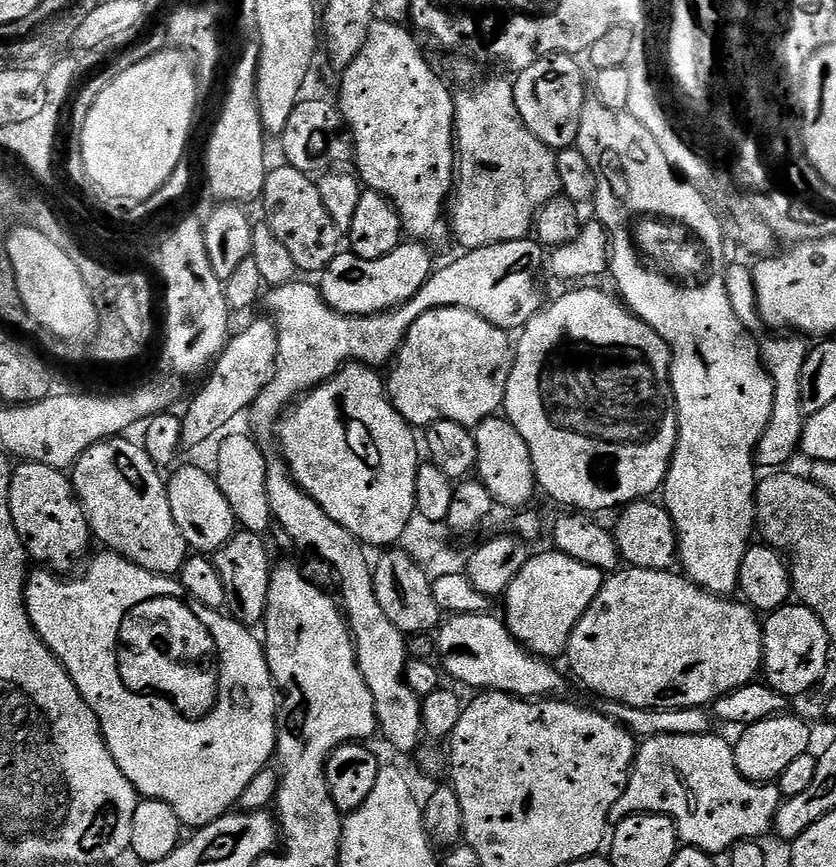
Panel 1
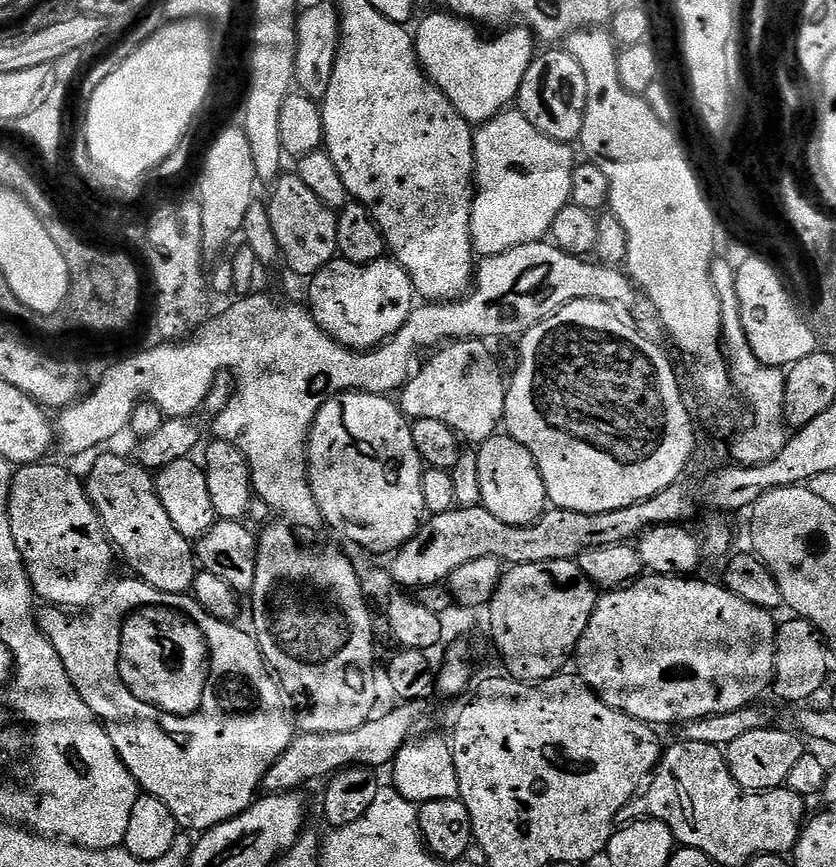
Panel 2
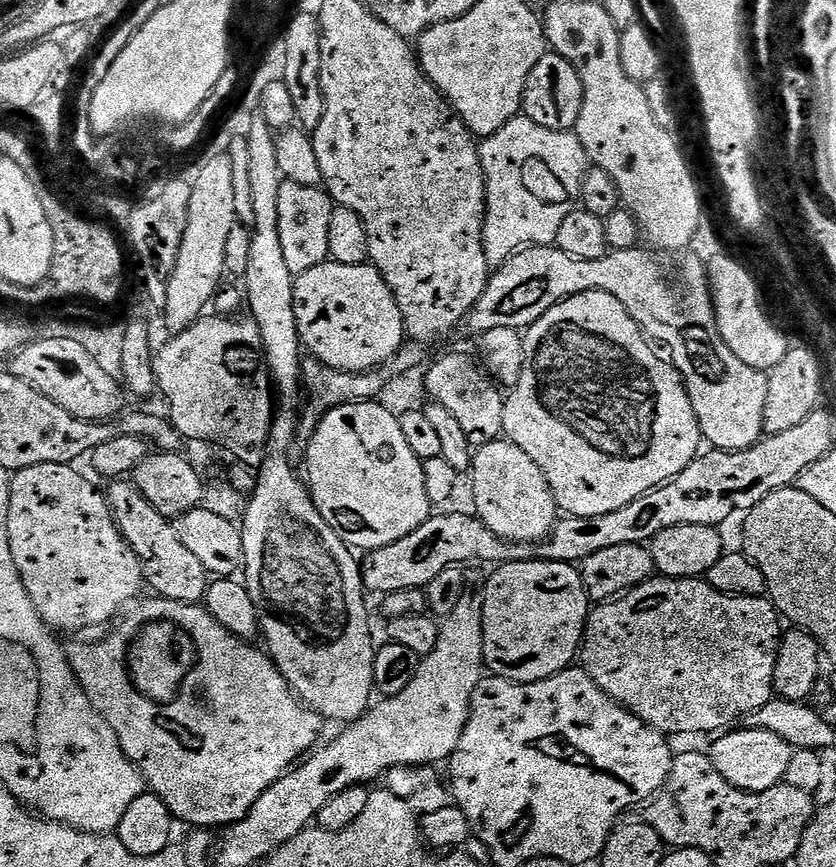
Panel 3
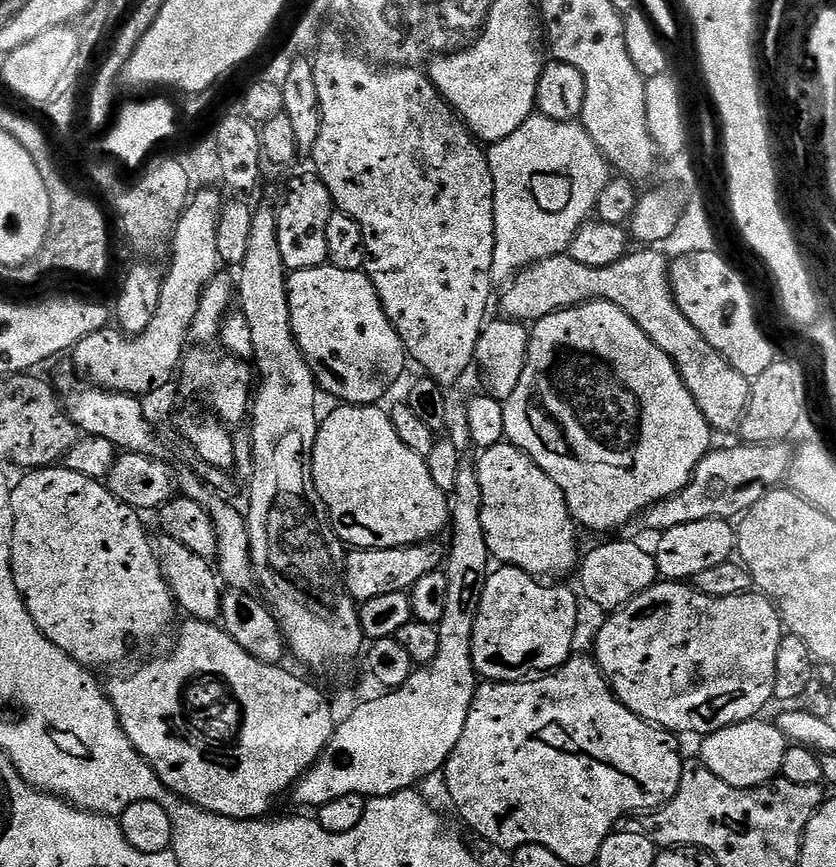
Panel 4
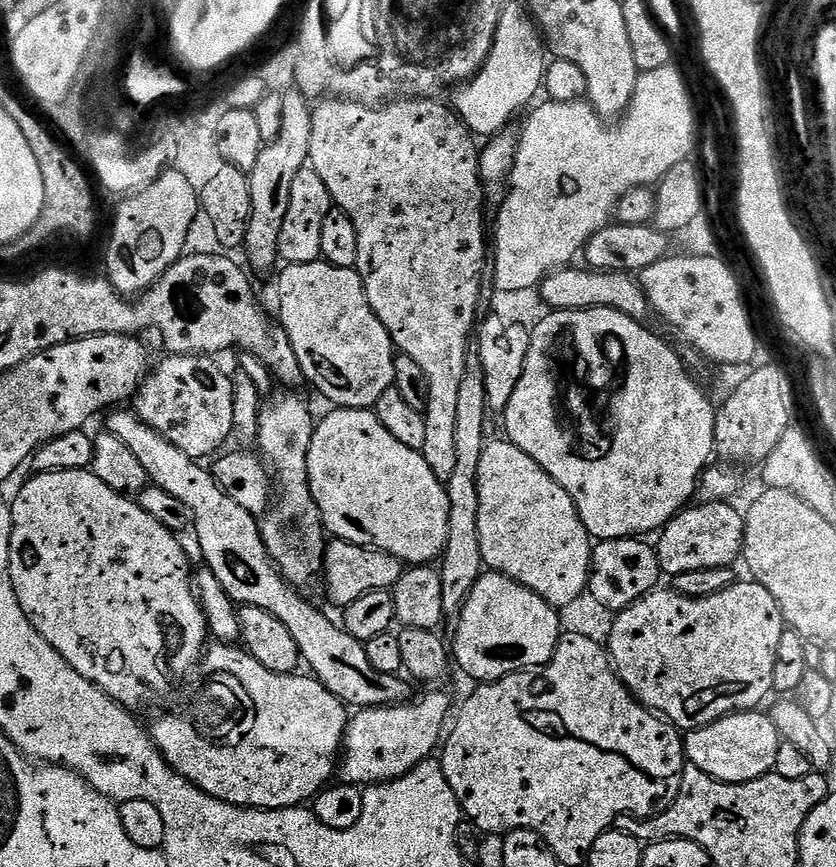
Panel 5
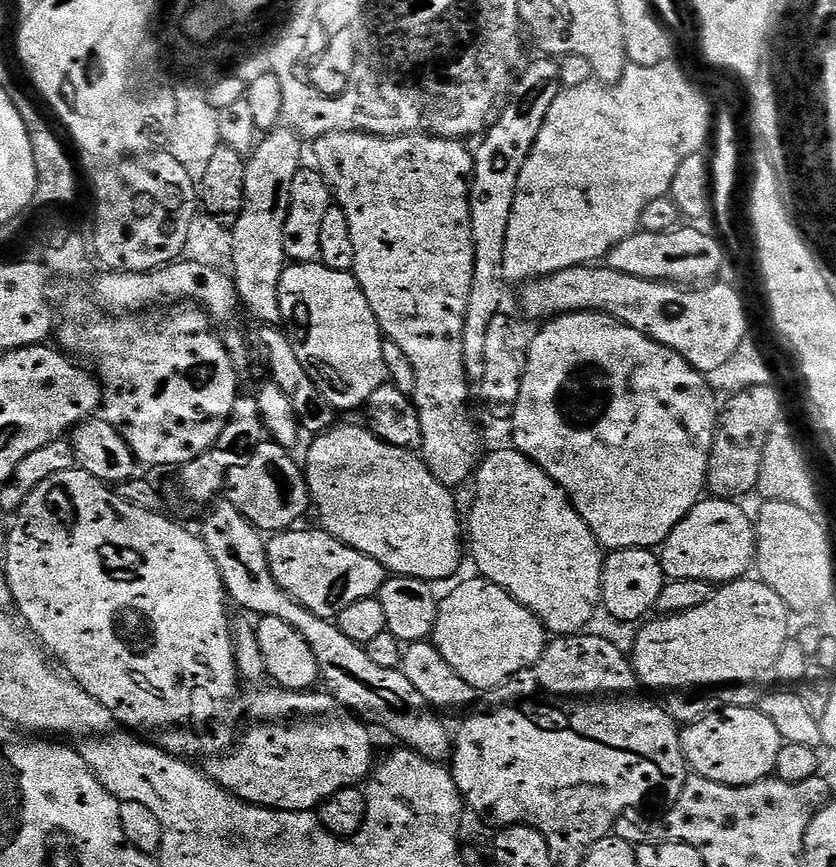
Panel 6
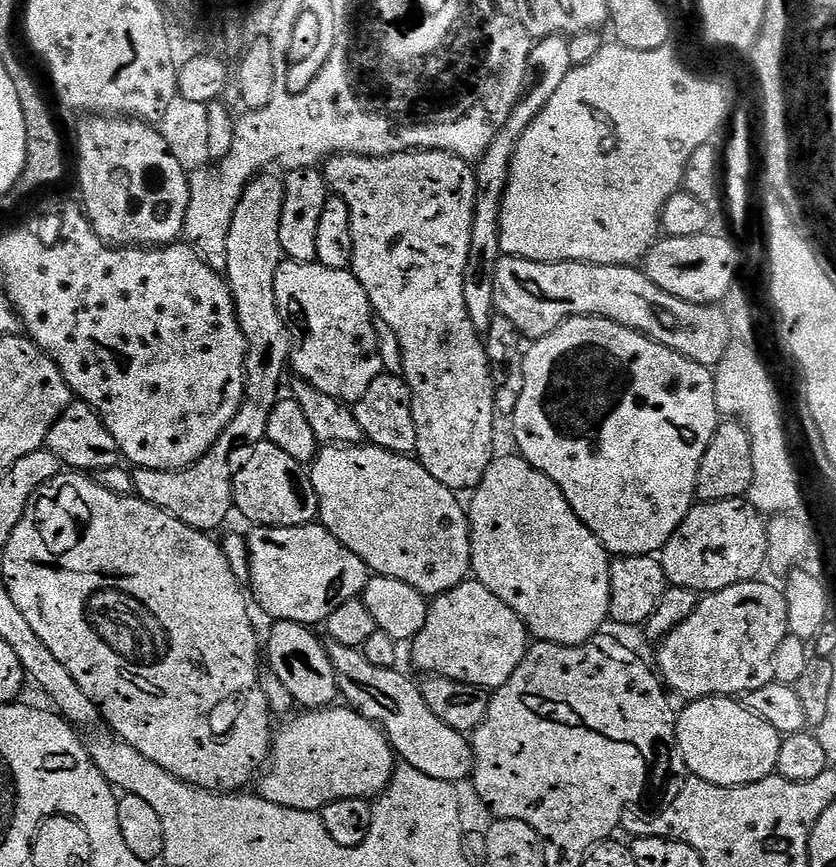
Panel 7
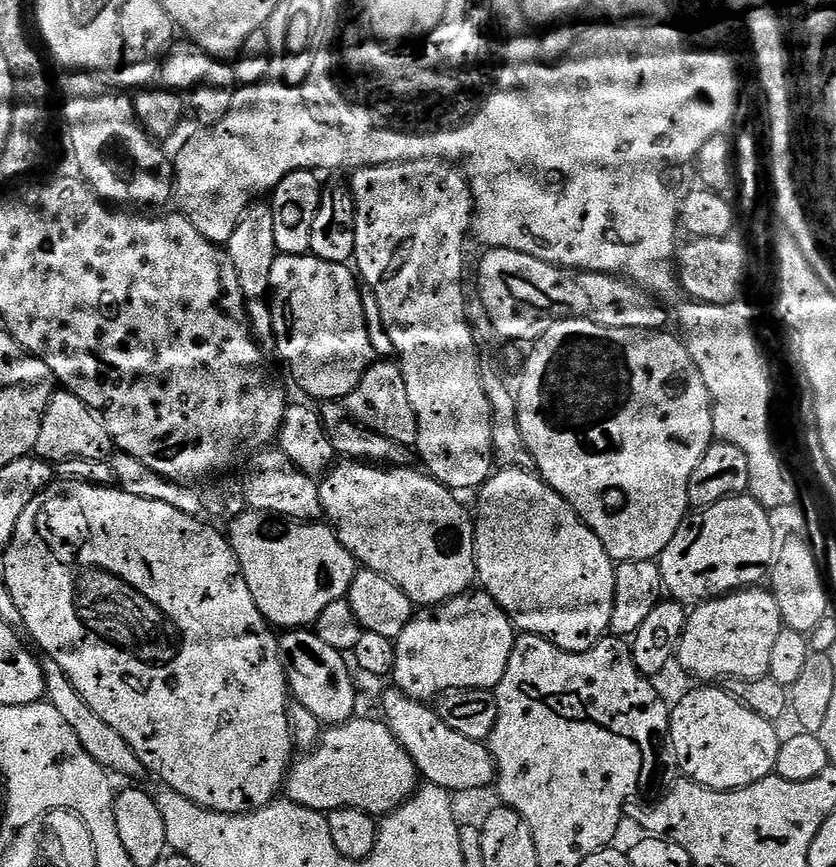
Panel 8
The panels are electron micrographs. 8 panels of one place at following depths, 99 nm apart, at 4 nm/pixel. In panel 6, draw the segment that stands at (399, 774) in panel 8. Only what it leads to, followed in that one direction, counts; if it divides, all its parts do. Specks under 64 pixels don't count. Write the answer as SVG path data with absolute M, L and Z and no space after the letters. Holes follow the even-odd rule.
M272 686L269 692L260 692L252 700L252 720L253 724L249 726L248 733L244 736L244 741L240 745L235 745L236 752L229 751L227 754L221 754L207 761L206 775L208 775L215 784L225 788L227 792L232 793L245 804L256 804L259 808L273 808L279 812L310 812L319 809L326 798L338 794L338 790L343 788L355 788L363 785L365 781L373 775L374 764L372 768L372 736L368 733L369 725L365 723L359 715L353 714L345 708L324 690L309 690L306 692L289 692L281 690L279 687Z

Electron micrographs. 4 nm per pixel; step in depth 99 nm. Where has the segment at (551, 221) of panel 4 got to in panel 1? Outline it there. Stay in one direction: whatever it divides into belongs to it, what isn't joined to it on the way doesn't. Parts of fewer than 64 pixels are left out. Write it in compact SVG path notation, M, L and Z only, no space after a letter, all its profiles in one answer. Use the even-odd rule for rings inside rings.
M496 80L493 84L488 84L485 88L480 88L477 92L464 92L455 97L456 103L456 175L454 177L454 191L450 197L450 220L452 216L452 232L456 235L456 240L461 244L461 249L473 252L479 248L489 248L502 242L514 242L525 239L533 231L536 223L536 216L547 206L551 200L555 200L561 195L560 178L558 166L556 165L556 152L547 148L522 122L518 114L518 106L512 97L512 84L509 81Z

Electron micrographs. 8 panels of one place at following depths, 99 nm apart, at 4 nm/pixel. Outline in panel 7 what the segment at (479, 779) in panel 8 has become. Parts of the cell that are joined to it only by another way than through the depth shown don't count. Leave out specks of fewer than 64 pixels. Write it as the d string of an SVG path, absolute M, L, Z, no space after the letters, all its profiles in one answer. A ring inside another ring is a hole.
M329 643L327 649L339 695L343 699L345 696L348 699L345 701L361 716L379 725L403 763L414 766L414 770L422 770L422 774L430 774L430 778L455 785L471 777L476 764L471 739L465 733L451 729L430 710L416 680L403 676L396 668L373 666L366 662L361 649L333 643Z

